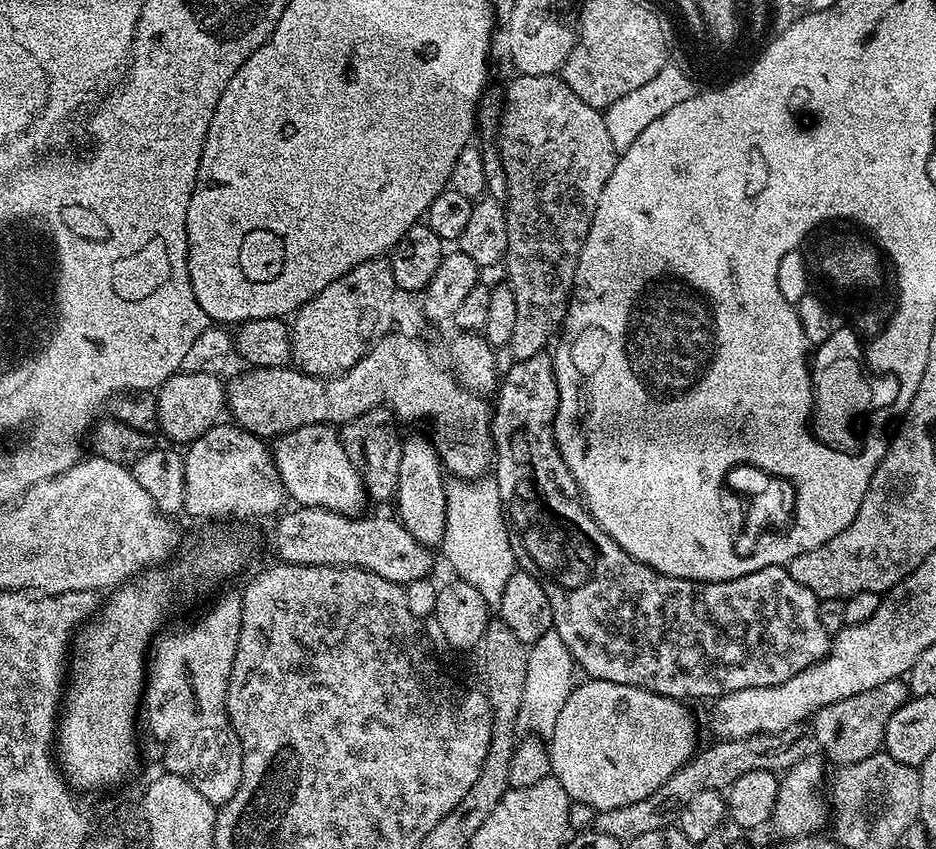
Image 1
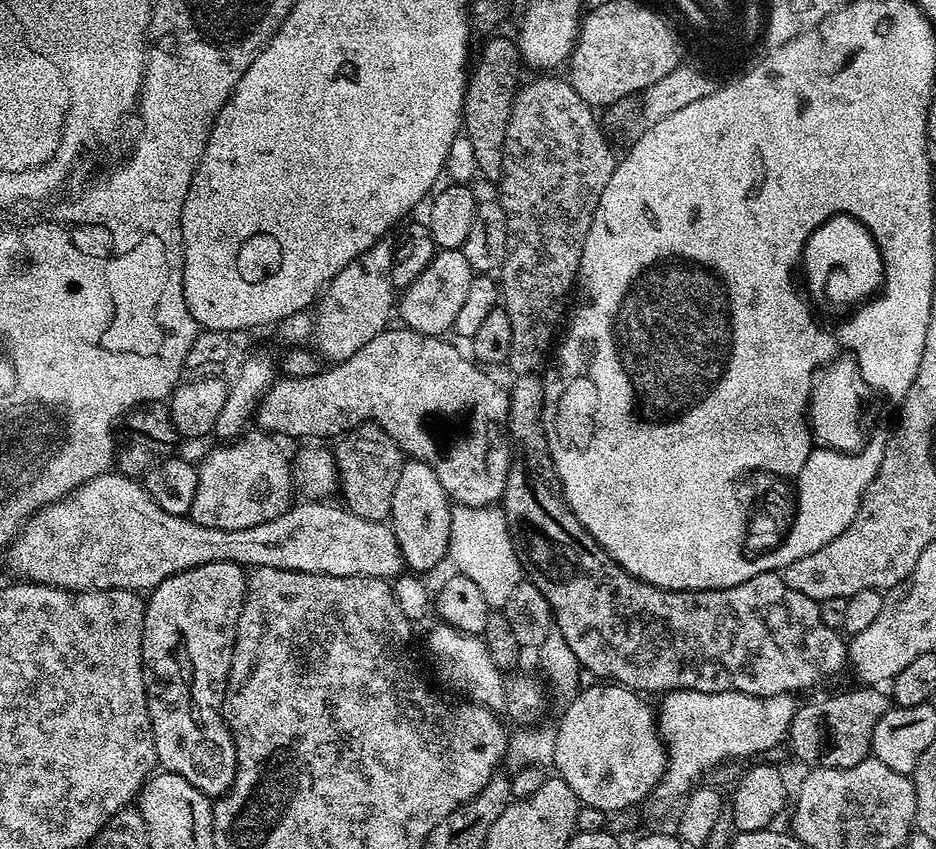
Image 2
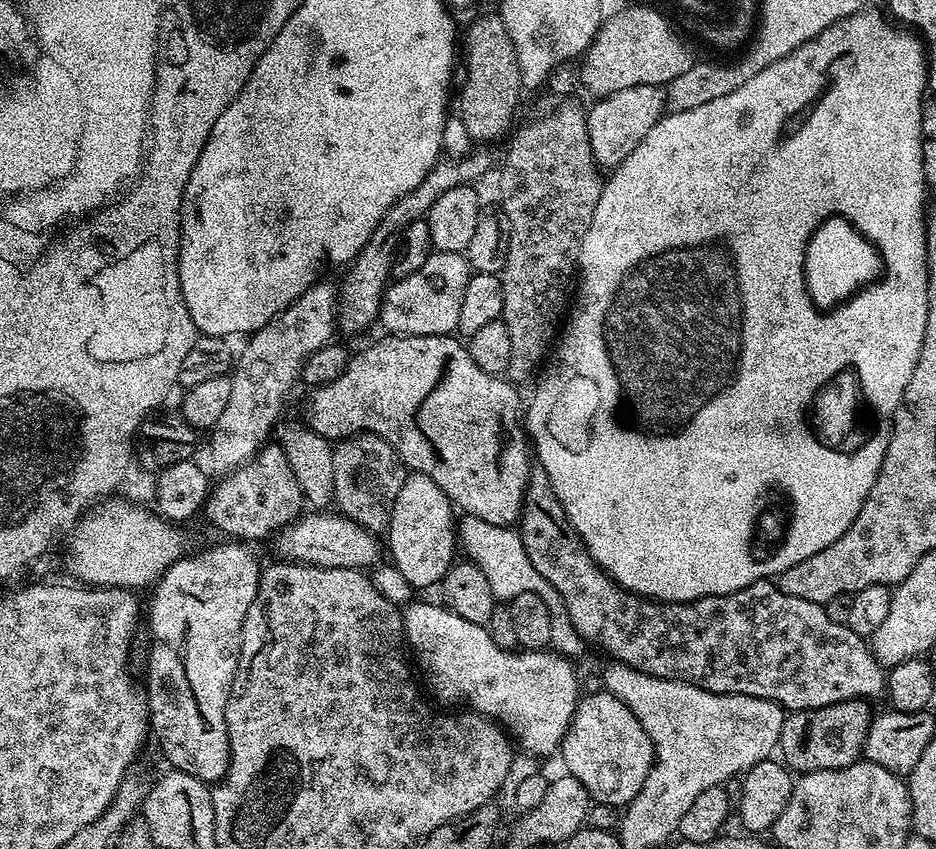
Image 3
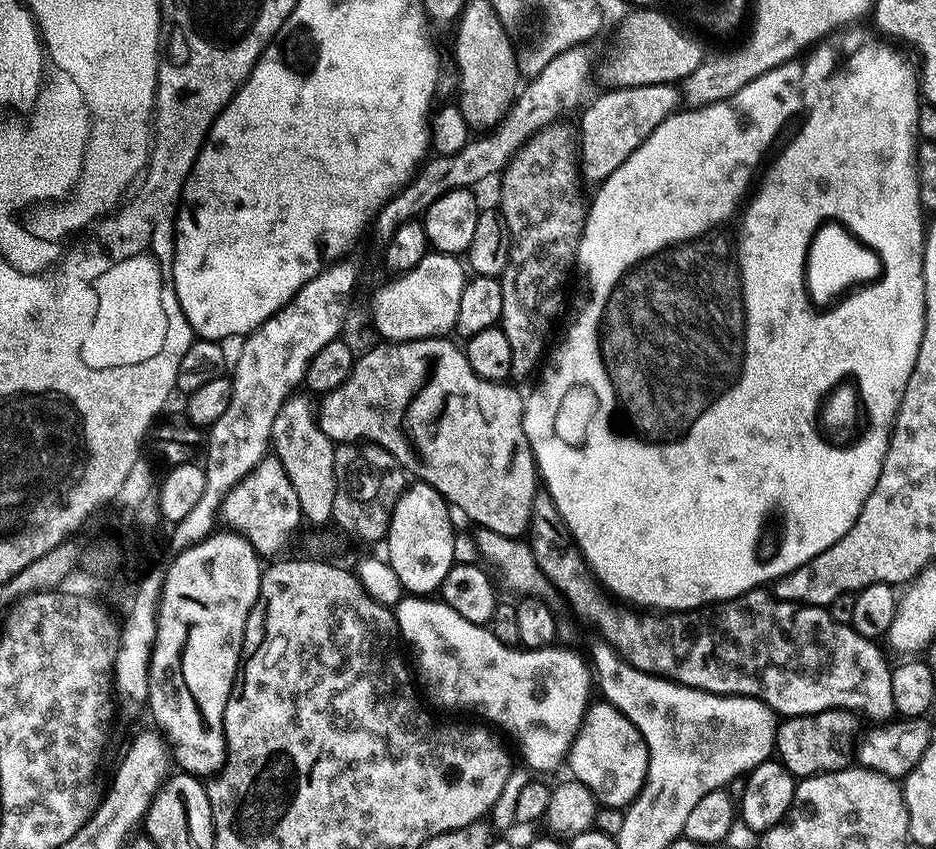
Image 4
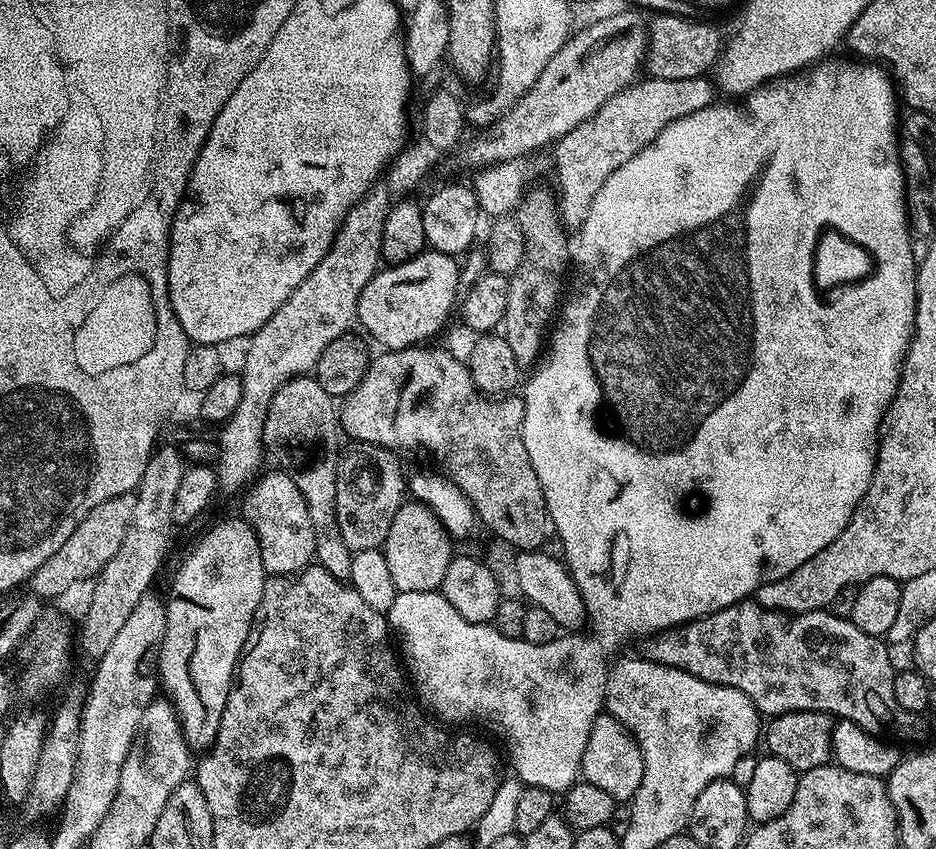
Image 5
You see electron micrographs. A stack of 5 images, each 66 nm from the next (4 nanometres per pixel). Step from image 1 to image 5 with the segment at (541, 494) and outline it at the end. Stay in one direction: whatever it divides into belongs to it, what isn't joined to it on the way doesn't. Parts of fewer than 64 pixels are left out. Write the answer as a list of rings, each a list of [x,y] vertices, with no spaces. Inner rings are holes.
[[[745,598],[699,620],[689,620],[683,626],[665,628],[647,637],[643,644],[643,659],[689,672],[708,684],[738,690],[752,699],[757,712],[769,712],[772,718],[792,711],[818,711],[833,718],[853,720],[862,730],[873,733],[878,725],[890,726],[895,719],[909,714],[898,706],[898,698],[894,697],[897,669],[888,653],[889,645],[881,637],[858,630],[849,617],[835,616],[830,610],[789,614],[764,608],[755,599]]]

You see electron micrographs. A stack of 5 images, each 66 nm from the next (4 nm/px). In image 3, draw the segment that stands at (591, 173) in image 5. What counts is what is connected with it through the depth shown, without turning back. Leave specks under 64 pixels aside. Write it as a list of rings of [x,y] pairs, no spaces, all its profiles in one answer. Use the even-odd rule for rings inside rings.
[[[630,86],[626,90],[618,90],[614,94],[597,99],[596,105],[587,109],[588,133],[590,134],[590,150],[594,154],[597,165],[604,170],[615,170],[650,134],[660,117],[666,112],[666,92],[663,87]]]

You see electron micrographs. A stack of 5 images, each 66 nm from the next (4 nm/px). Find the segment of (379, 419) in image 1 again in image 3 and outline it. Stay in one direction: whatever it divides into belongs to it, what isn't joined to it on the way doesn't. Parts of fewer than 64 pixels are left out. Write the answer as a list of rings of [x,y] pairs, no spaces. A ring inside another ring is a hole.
[[[357,434],[346,436],[333,447],[334,497],[339,515],[354,521],[373,534],[385,531],[394,510],[394,498],[402,490],[406,466],[381,436]],[[340,507],[340,508],[339,508]]]

